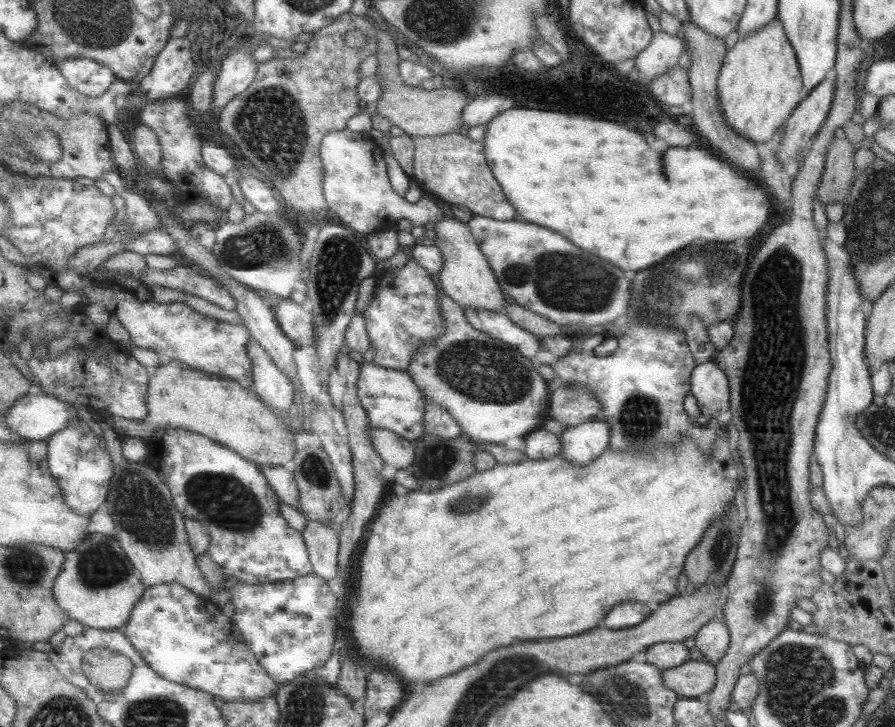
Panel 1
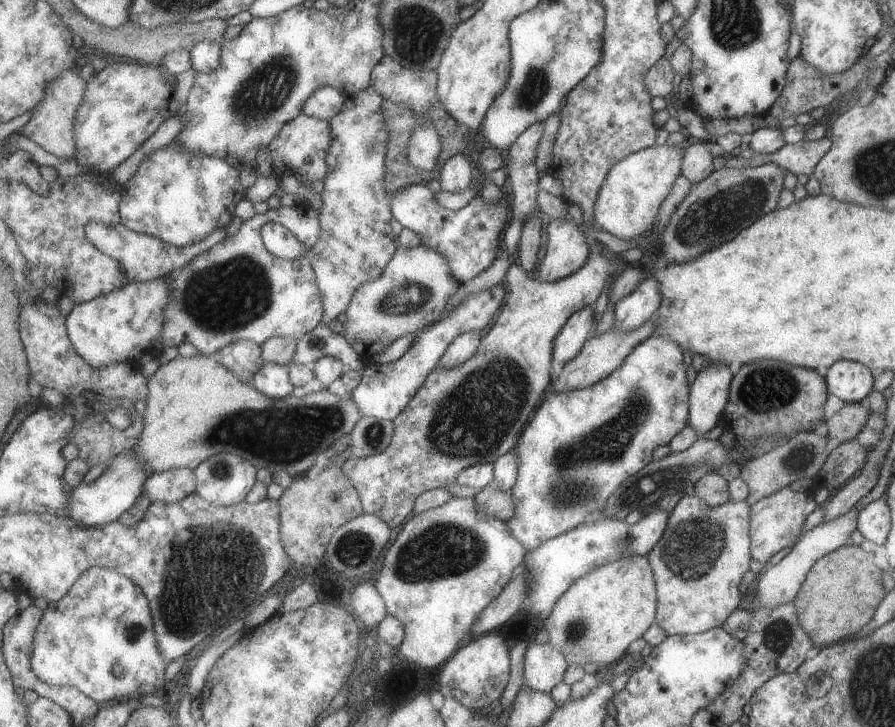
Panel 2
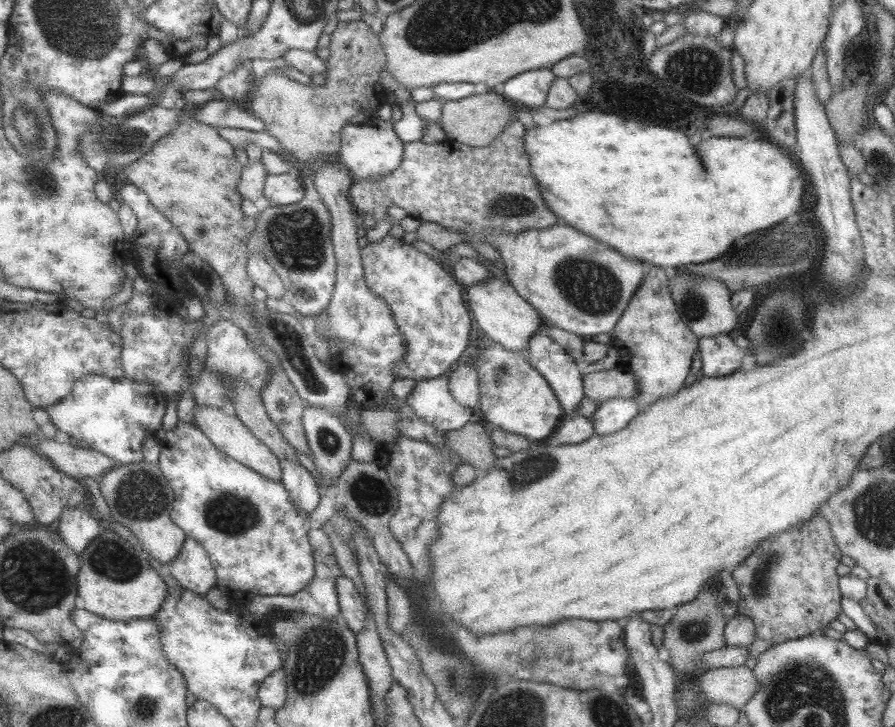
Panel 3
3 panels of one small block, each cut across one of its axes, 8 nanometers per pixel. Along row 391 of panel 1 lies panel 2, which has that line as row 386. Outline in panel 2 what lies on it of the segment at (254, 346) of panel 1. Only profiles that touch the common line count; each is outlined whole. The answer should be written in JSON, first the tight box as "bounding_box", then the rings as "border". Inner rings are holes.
{"bounding_box":[252,362,294,398],"border":[[[267,362],[253,377],[252,383],[263,394],[271,398],[285,398],[293,392],[294,381],[291,380],[289,364]]]}

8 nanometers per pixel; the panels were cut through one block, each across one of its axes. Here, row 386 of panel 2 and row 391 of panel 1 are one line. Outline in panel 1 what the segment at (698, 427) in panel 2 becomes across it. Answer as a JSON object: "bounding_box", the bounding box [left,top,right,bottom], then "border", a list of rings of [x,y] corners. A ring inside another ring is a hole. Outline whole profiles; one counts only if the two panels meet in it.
{"bounding_box":[689,359,729,418],"border":[[[712,359],[693,367],[689,386],[702,418],[717,418],[729,408],[727,377]]]}

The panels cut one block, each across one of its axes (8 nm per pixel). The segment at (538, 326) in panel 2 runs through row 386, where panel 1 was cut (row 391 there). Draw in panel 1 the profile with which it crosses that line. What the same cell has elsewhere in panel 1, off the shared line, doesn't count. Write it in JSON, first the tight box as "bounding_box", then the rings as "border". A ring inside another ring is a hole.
{"bounding_box":[407,292,552,452],"border":[[[442,292],[440,302],[442,319],[446,322],[446,334],[415,353],[407,370],[421,386],[426,405],[434,402],[442,404],[456,418],[464,433],[475,442],[503,444],[505,448],[525,452],[525,438],[541,428],[543,421],[549,418],[552,394],[549,382],[535,370],[537,365],[529,357],[513,346],[471,326],[463,306],[455,302],[454,298]]]}

